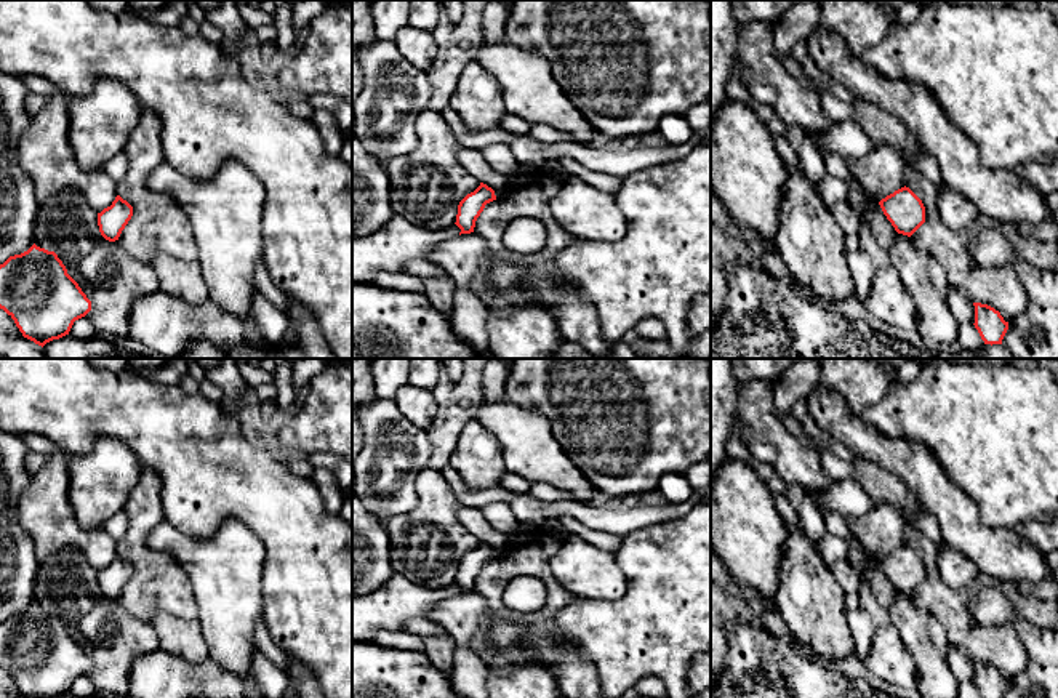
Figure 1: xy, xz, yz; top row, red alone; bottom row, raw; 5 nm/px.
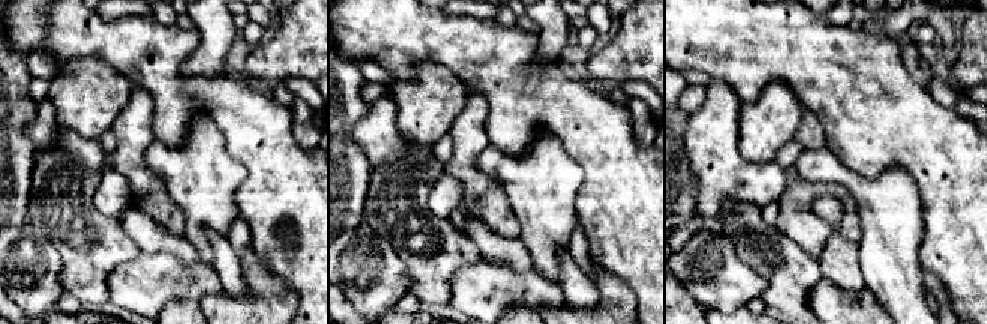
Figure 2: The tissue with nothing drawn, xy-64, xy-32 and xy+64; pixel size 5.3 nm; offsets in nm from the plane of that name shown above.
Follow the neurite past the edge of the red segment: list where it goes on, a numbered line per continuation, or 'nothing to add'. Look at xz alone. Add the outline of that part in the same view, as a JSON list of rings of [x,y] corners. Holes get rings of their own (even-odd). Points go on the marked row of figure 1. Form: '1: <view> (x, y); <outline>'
nothing to add

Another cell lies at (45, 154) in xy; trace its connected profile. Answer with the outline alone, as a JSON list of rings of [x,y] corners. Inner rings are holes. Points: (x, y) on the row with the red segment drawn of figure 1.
[[[58,91],[22,131],[18,160],[35,184],[38,205],[59,192],[77,192],[101,213],[117,197],[117,183],[102,171],[82,171],[69,142],[69,96]]]

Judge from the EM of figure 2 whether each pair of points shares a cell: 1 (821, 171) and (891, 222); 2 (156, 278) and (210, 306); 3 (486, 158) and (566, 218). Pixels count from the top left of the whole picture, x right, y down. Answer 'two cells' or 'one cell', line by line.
1: one cell
2: two cells
3: one cell

